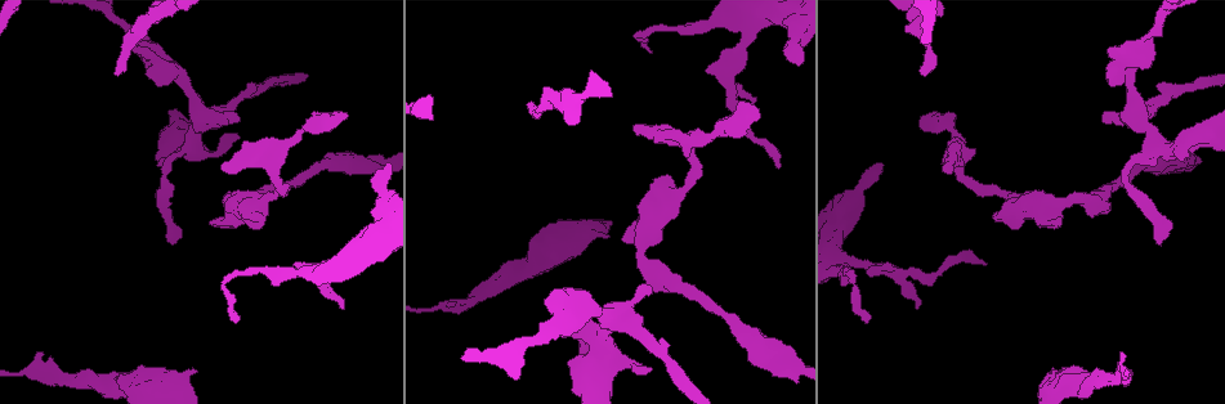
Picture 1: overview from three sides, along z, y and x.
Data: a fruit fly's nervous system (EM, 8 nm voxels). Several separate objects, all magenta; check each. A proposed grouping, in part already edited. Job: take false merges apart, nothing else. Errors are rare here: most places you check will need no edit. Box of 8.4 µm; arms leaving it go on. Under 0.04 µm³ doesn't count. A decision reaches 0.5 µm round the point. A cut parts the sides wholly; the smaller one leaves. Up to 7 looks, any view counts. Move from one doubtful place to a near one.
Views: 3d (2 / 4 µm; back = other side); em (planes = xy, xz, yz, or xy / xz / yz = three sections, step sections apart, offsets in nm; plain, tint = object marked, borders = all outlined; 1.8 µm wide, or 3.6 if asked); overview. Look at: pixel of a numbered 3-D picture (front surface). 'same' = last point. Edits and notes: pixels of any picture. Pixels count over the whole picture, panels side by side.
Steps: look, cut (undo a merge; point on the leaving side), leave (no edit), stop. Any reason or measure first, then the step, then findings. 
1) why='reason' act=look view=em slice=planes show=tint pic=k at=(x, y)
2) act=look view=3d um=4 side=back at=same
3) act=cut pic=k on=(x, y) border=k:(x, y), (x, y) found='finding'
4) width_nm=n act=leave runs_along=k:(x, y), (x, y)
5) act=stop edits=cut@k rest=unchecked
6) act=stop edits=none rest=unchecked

why='thin neck' act=look view=em slice=xy step=16 show=tint pic=1 at=(200, 122)

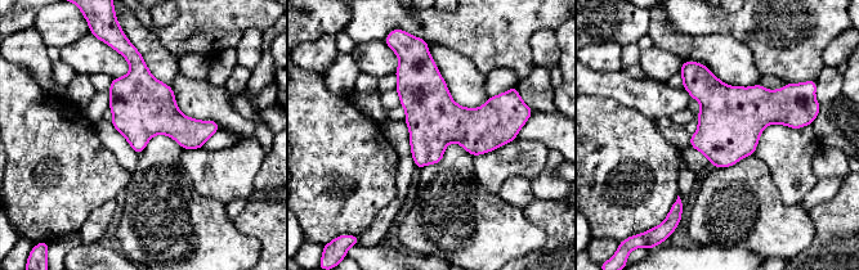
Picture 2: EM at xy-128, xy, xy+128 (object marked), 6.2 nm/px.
why='cut it another way' act=look view=em slice=planes show=tint at=same

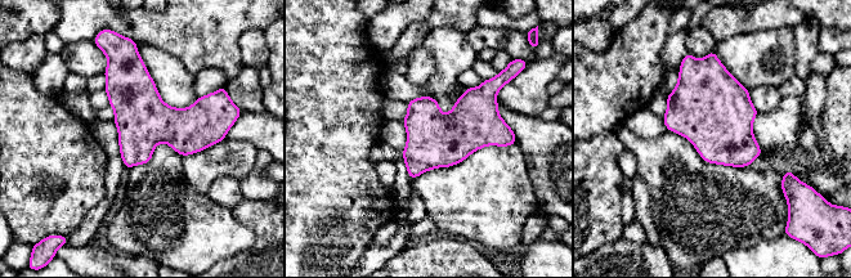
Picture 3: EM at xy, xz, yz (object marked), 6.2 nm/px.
width_nm=340 act=leave found='all the same neuron'

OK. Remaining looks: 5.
why='sudden change in width' act=look view=em slice=planes show=plain pic=1 at=(750, 27)

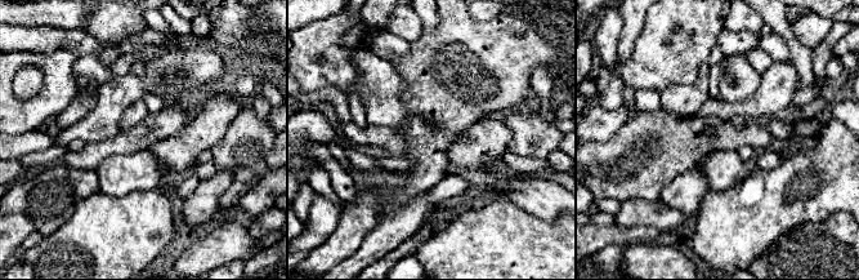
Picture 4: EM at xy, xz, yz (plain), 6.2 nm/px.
act=look view=em slice=planes show=tint at=same

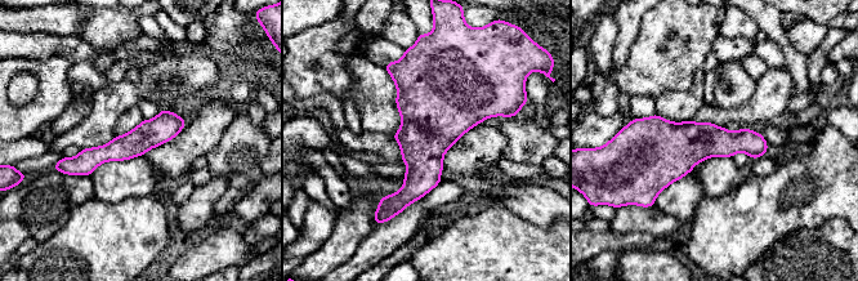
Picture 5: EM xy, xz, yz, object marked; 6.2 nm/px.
act=leave found='one neuron here'

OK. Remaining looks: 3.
why='thick turns thin' act=look view=3d um=4 pic=1 at=(1122, 369)

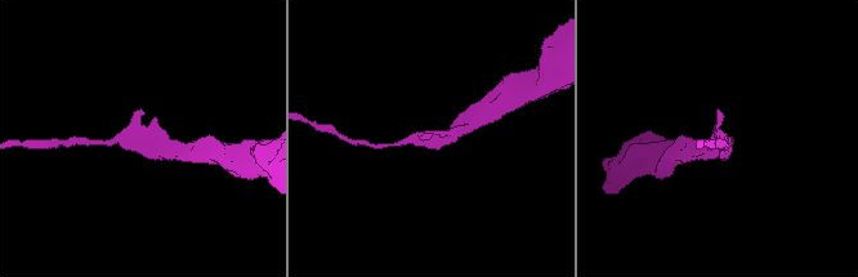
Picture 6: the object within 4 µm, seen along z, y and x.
act=look view=em slice=planes show=plain pic=6 at=(415, 139)

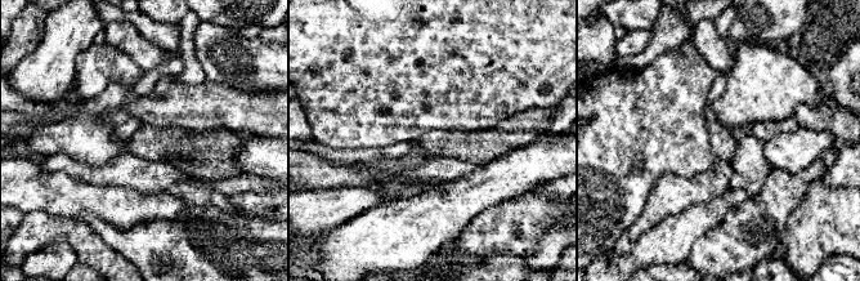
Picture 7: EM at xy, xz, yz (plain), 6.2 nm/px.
act=look view=em slice=planes show=tint at=same

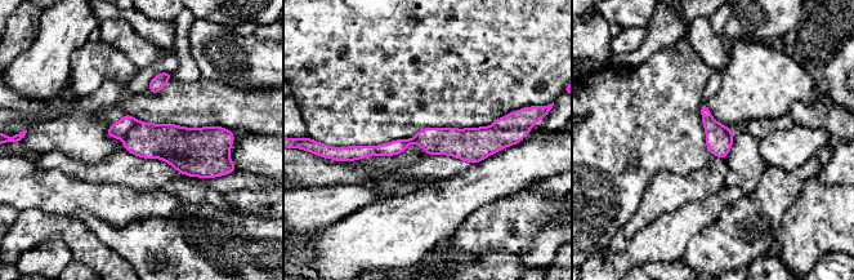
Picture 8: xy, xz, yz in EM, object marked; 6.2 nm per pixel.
width_nm=180 act=cut pic=8 on=(119, 129) part_leaving=8:(406, 142), (385, 150), (352, 152) found='two neurons meet here'

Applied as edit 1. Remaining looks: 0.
act=stop edits=cut@8 rest=unchecked

